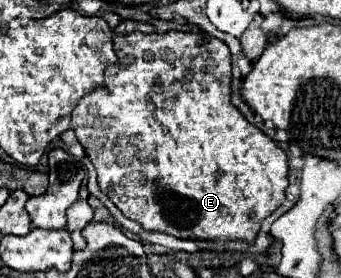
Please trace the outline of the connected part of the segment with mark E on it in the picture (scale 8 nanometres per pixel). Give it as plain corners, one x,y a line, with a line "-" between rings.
168,31
164,35
158,33
124,33
116,37
116,55
118,61
112,63
104,71
104,83
92,89
92,93
84,95
76,109
72,111
72,129
82,143
86,155
96,167
98,183
102,193
106,193
112,203
128,217
138,221
148,231
160,231
174,235
178,239
246,239
254,241
256,233
260,231
260,223
284,201
284,191
288,187
288,157
286,153
258,127
248,123
244,115
230,103
230,79
232,79
232,67
230,67
230,49
224,45
224,41
214,39
206,33
184,33
184,31

